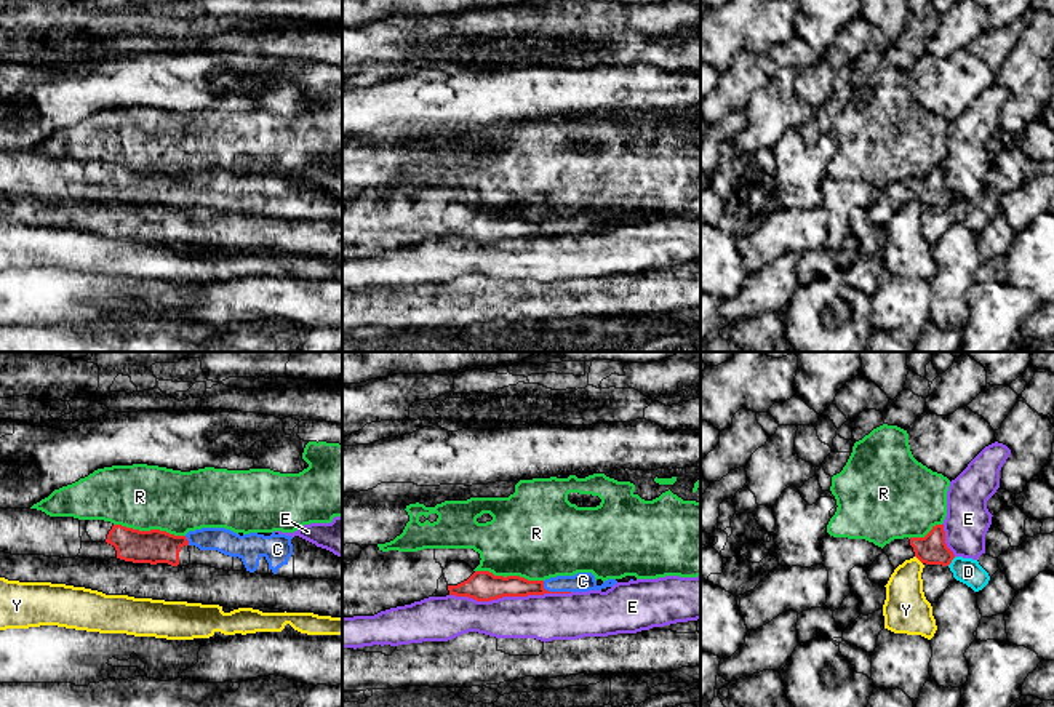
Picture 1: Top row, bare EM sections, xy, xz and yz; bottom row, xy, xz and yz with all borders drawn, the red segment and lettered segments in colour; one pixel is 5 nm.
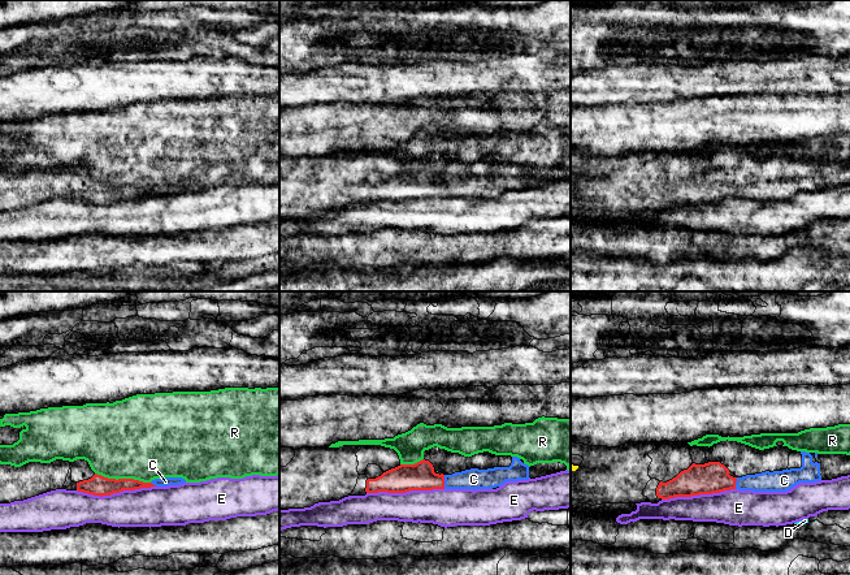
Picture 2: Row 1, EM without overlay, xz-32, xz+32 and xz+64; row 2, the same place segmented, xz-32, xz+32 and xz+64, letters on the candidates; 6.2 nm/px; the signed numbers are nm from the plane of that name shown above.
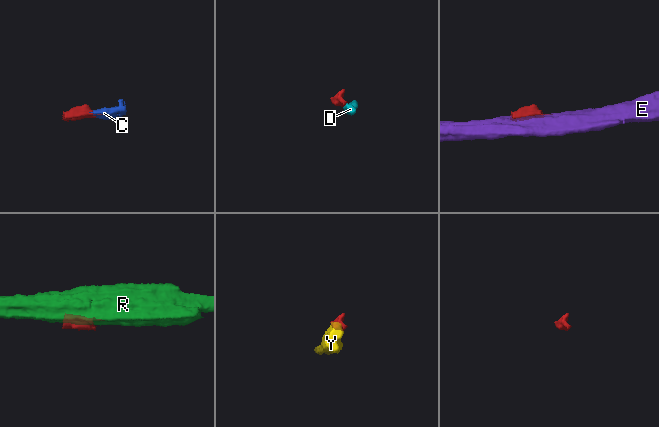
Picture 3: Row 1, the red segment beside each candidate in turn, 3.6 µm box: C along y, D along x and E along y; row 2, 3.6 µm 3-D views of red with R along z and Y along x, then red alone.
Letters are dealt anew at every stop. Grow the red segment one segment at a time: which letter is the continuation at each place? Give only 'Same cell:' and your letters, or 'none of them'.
Same cell: C

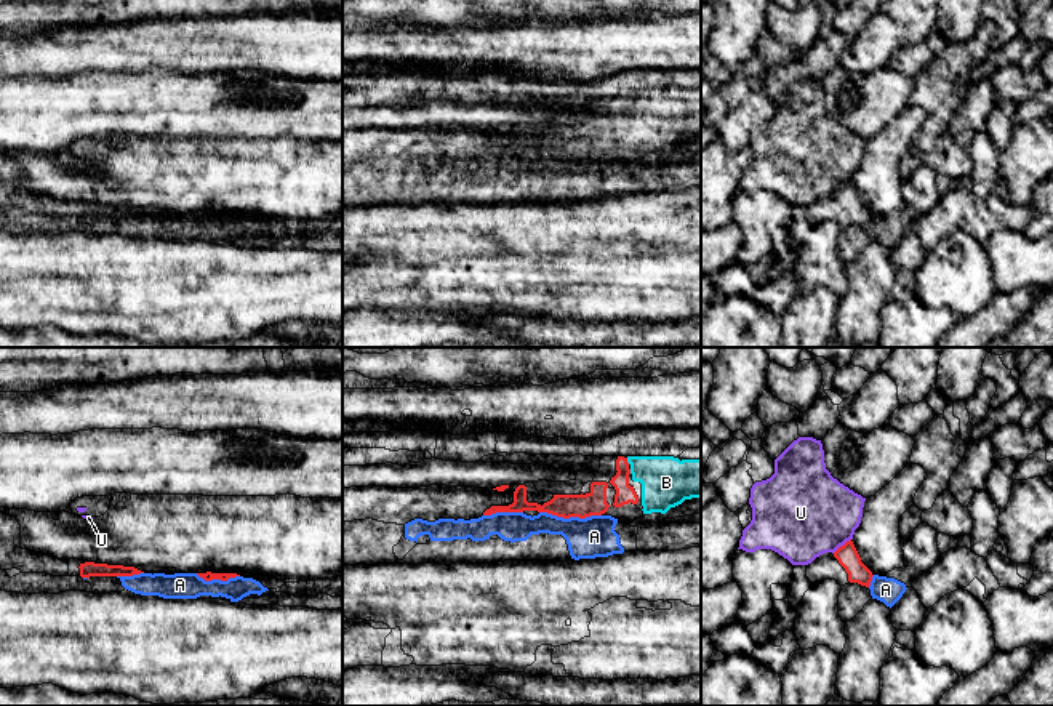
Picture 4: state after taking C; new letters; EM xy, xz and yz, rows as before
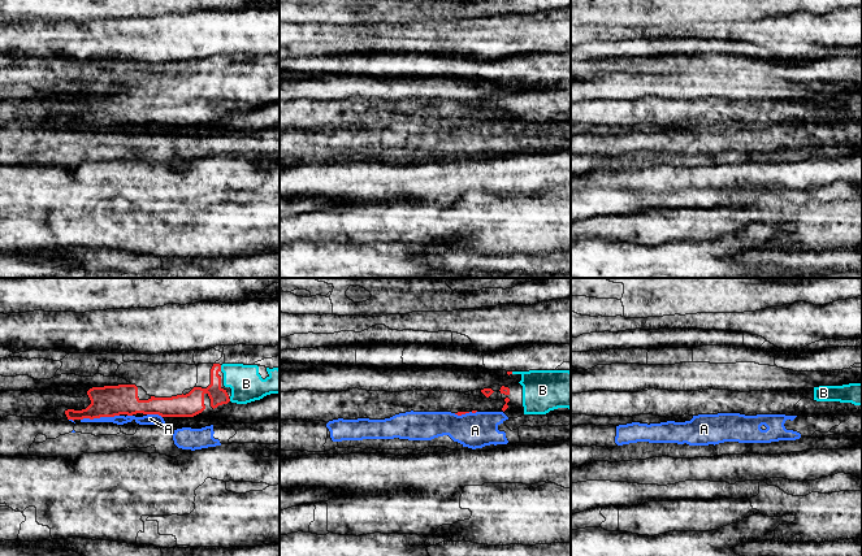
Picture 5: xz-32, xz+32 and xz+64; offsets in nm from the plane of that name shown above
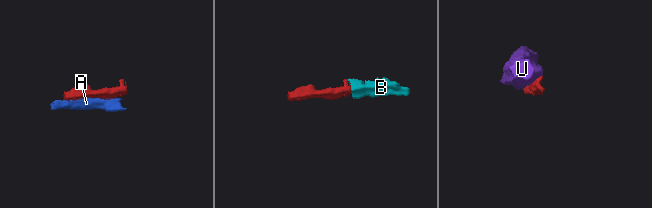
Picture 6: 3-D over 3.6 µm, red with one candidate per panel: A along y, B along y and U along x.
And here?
Same cell: B

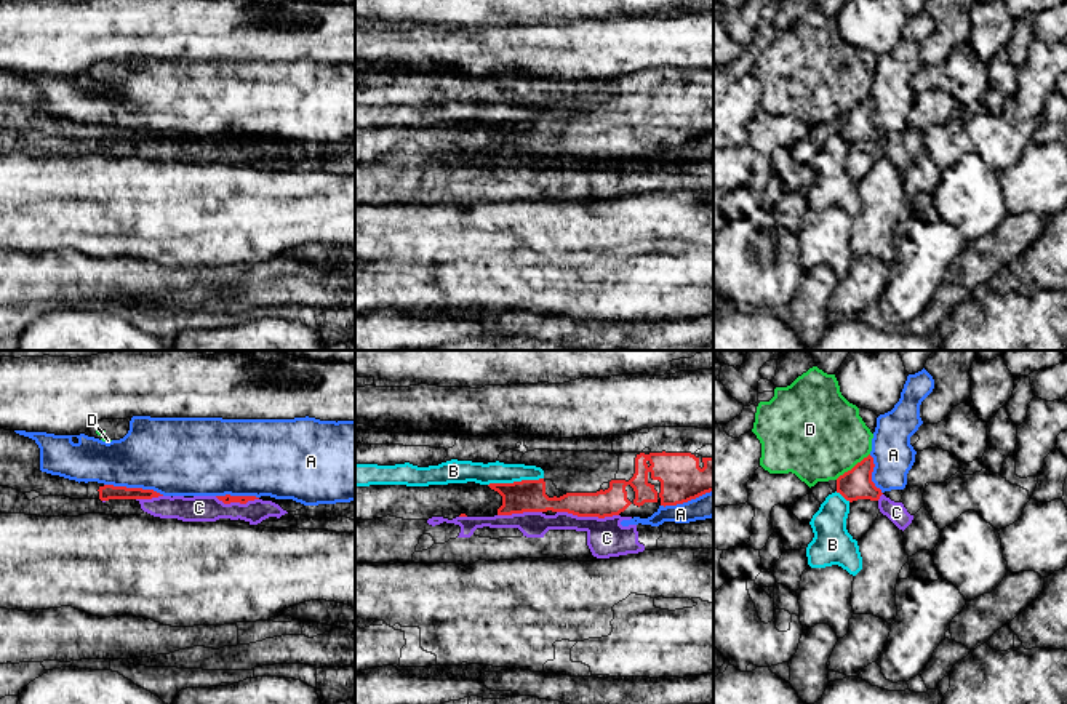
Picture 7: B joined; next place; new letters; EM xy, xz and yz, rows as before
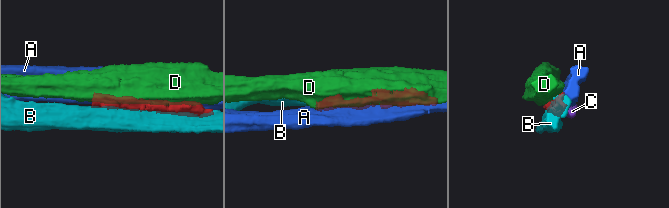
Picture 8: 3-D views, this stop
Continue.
Same cell: none of them

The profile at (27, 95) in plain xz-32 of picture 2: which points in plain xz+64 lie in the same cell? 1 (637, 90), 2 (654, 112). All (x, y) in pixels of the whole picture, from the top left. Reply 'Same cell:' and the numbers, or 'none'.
Same cell: 1

